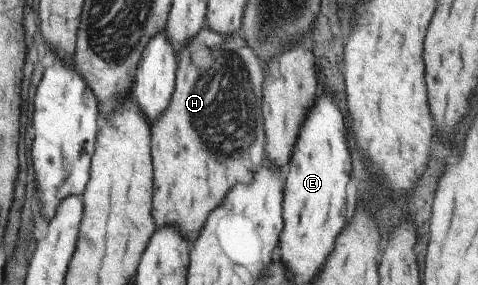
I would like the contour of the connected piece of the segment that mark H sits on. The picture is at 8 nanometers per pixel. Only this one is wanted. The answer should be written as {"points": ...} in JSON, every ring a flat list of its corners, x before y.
{"points":[[204,26,196,33,196,36,179,52,178,62,175,70,175,83,170,99,170,104,166,107,164,113,157,118,153,125,150,125,150,146,151,146,151,167,154,170,154,186,152,186,152,218,156,224,156,229,162,227,174,227,180,230,180,234,186,239,189,235,198,234,202,230,207,216,218,207,224,200,229,190,236,184,242,183,247,185,251,182,253,172,260,167,265,161,265,134,260,128,262,124,262,114,260,114,260,96,262,96,262,66,256,62,256,57,250,52,250,48,242,42,239,32,236,35,222,35,212,33]]}

